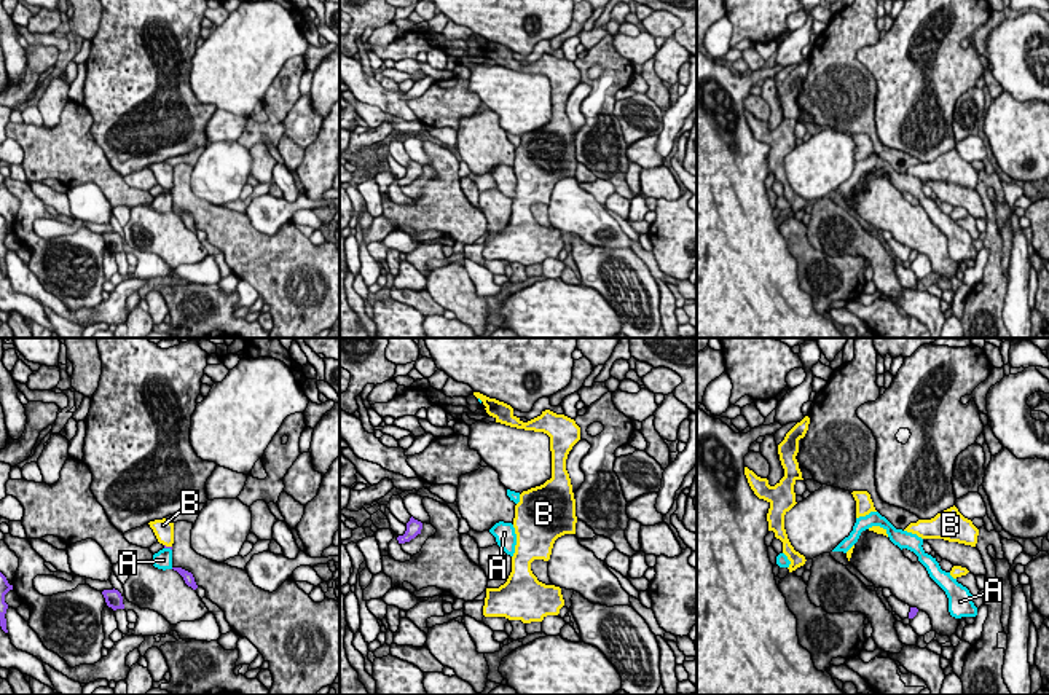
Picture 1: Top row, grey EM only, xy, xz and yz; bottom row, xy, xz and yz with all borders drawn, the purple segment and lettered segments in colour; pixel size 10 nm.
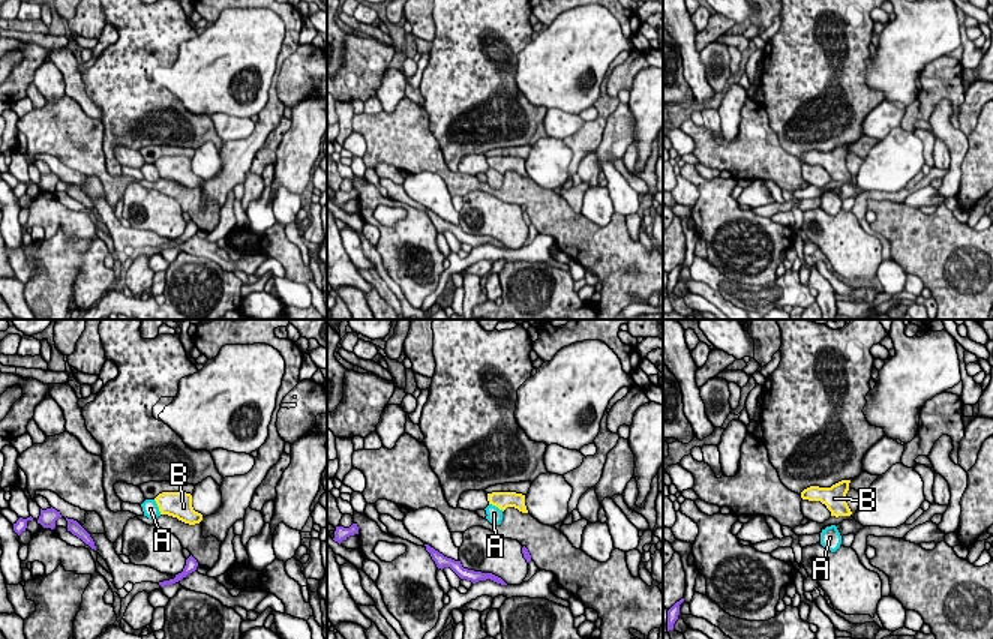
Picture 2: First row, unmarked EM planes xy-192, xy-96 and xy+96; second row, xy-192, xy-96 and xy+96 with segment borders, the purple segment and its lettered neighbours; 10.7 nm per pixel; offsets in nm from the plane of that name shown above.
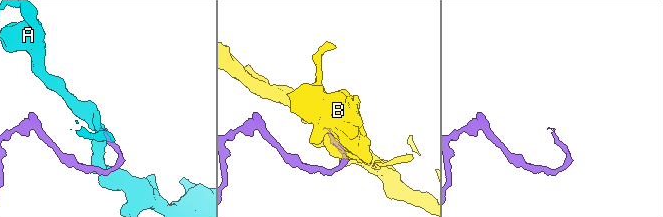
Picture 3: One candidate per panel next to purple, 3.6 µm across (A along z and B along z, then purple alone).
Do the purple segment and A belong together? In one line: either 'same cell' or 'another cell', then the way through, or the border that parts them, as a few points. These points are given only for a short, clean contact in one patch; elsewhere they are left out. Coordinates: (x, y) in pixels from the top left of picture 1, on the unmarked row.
another cell | along xy (165, 190), (171, 193)

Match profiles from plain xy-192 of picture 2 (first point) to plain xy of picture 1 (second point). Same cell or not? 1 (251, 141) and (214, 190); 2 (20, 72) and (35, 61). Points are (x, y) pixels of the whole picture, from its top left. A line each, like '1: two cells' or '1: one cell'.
1: two cells
2: one cell

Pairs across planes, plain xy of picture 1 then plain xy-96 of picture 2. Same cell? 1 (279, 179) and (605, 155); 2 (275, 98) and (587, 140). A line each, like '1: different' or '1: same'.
1: different
2: same

